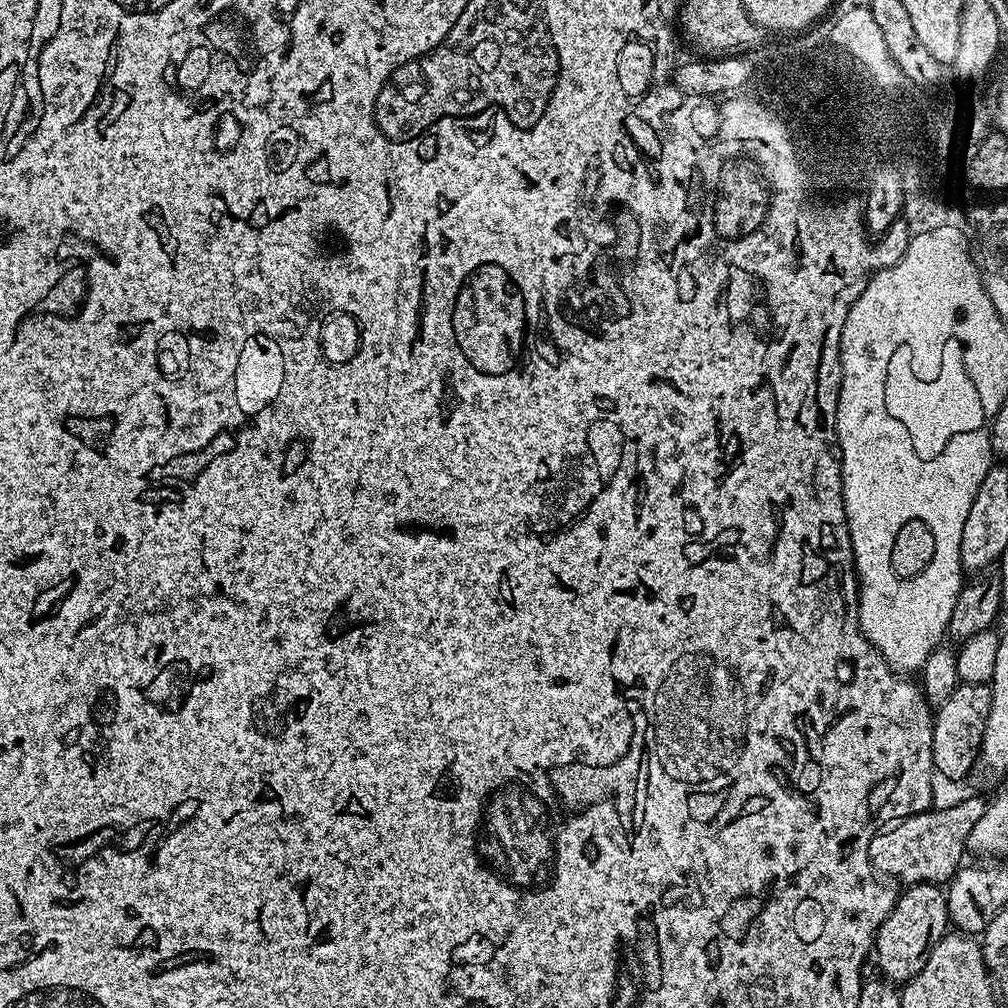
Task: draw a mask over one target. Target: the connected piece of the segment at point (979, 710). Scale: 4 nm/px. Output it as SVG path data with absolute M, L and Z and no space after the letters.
M960 684L950 694L950 699L935 709L932 722L932 767L948 780L964 780L977 767L982 746L982 734L986 730L986 718L990 718L992 690L988 684Z

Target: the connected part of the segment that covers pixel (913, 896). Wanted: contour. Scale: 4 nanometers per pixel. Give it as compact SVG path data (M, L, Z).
M914 884L897 895L886 922L876 935L874 956L880 959L879 975L889 982L913 980L930 959L930 950L949 931L948 898L943 887L934 884Z

